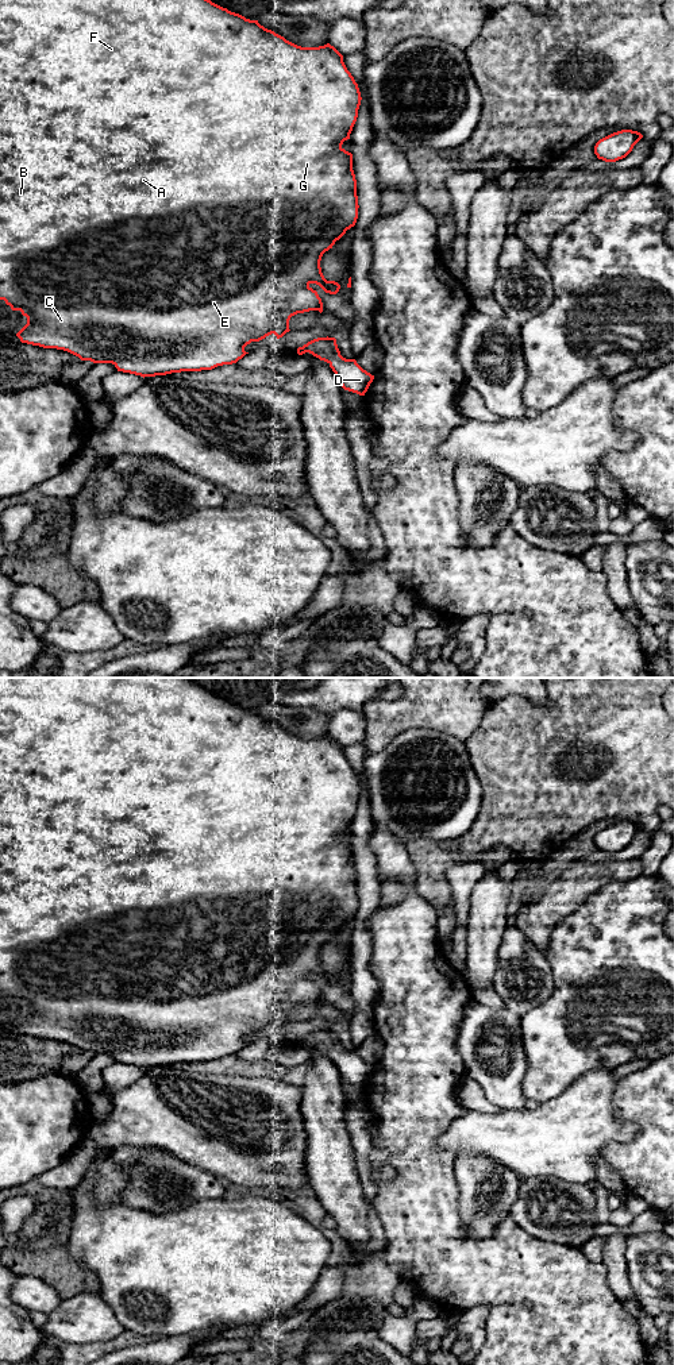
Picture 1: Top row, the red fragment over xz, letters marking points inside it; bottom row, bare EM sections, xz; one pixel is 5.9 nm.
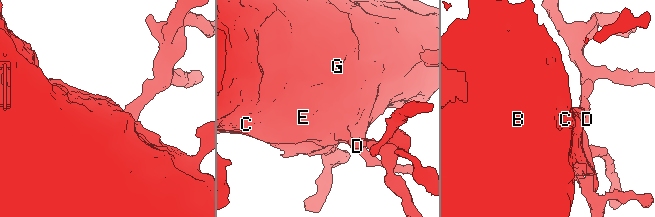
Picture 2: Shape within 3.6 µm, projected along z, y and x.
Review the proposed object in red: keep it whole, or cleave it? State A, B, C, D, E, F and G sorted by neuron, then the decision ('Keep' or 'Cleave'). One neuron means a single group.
Groups: A B C D E F G. Keep

